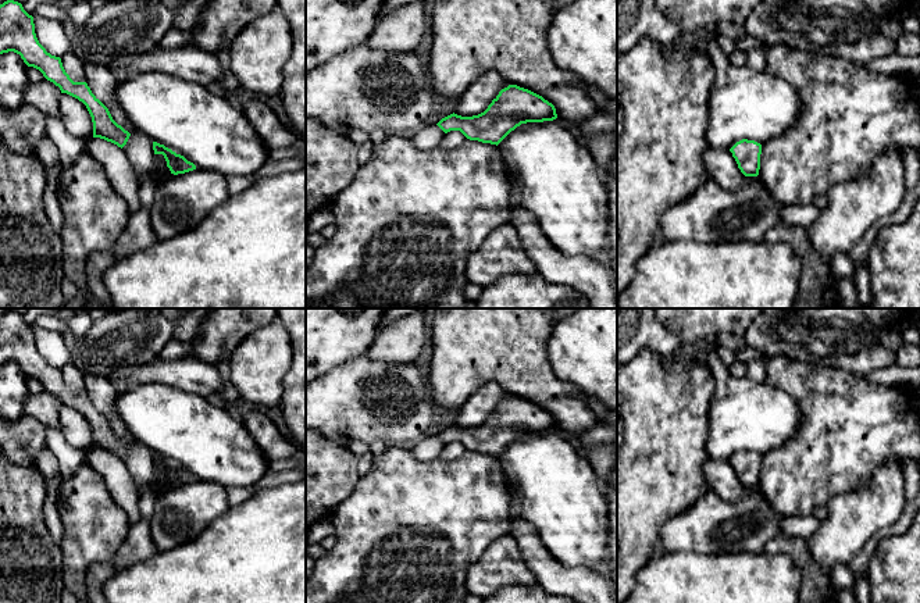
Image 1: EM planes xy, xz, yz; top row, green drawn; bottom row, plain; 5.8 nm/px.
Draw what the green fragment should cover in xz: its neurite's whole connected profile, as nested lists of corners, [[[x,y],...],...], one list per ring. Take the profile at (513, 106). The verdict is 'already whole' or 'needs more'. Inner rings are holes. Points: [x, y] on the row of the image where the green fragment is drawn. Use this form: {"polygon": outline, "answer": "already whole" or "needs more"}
{"polygon": [[[509,85],[499,92],[484,113],[473,117],[461,117],[453,113],[436,125],[445,133],[460,131],[470,140],[498,146],[521,124],[556,118],[555,106],[542,96],[517,85]]], "answer": "already whole"}

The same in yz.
{"polygon": [[[742,139],[730,151],[738,168],[745,176],[757,176],[760,170],[762,144],[755,140]]], "answer": "already whole"}

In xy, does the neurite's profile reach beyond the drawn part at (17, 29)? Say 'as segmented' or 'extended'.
as segmented

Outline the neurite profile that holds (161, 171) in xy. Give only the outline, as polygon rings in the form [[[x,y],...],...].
[[[154,154],[153,163],[154,163],[154,179],[157,183],[164,178],[174,175],[167,167],[167,161],[163,154]]]

